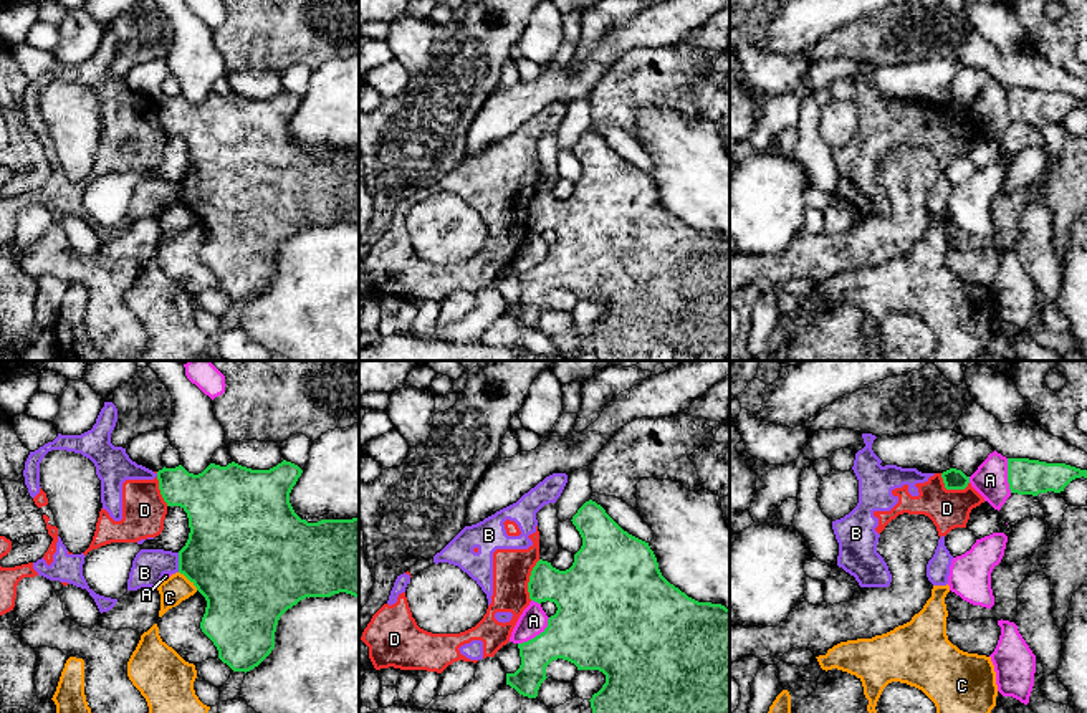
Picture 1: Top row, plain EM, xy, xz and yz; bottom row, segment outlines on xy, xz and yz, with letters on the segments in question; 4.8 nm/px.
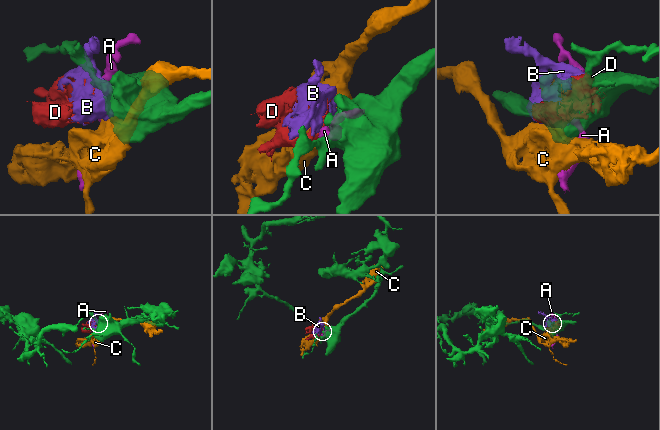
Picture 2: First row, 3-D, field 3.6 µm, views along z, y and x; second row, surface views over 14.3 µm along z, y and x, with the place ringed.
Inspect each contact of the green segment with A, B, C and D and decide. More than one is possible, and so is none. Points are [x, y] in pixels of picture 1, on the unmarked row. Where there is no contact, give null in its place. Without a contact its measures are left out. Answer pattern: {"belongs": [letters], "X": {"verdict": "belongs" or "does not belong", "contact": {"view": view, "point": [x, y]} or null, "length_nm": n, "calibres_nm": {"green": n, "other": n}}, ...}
{"belongs": [], "A": {"verdict": "does not belong", "contact": {"view": "xz", "point": [536, 265]}, "length_nm": 200, "calibres_nm": {"green": 360, "other": 140}}, "B": {"verdict": "does not belong", "contact": {"view": "xy", "point": [179, 192]}, "length_nm": 100, "calibres_nm": {"green": 440, "other": 160}}, "C": {"verdict": "does not belong", "contact": {"view": "xy", "point": [189, 209]}, "length_nm": 130, "calibres_nm": {"green": 480, "other": 140}}, "D": {"verdict": "does not belong", "contact": {"view": "xz", "point": [530, 209]}, "length_nm": 200, "calibres_nm": {"green": 260, "other": 190}}}

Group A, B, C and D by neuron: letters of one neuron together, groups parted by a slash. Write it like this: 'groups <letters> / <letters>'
groups A / B D / C

